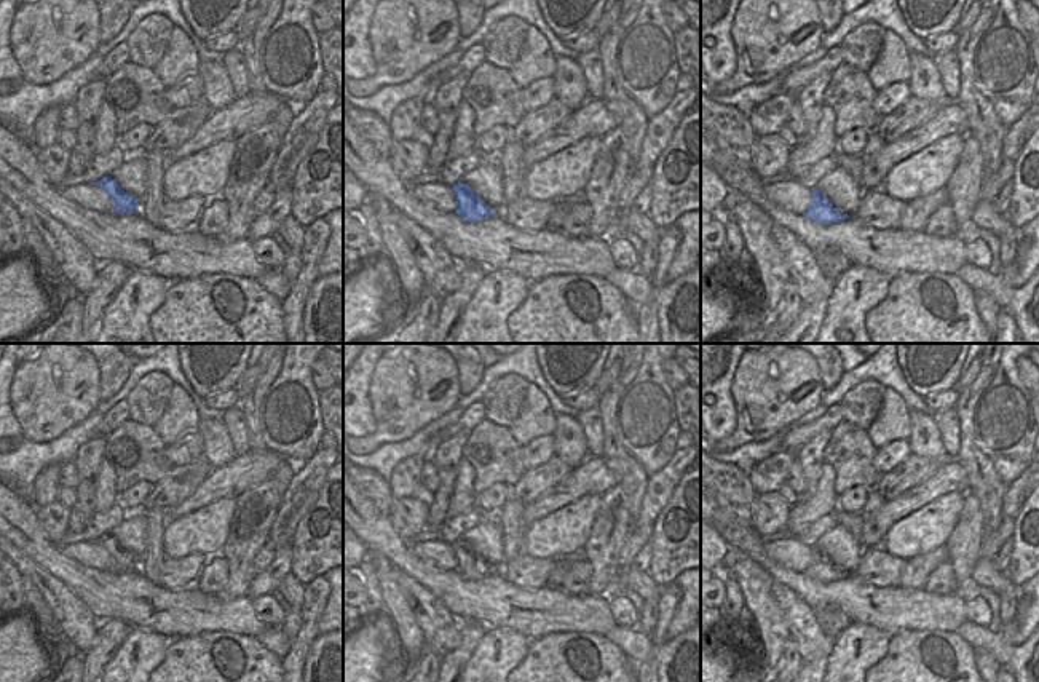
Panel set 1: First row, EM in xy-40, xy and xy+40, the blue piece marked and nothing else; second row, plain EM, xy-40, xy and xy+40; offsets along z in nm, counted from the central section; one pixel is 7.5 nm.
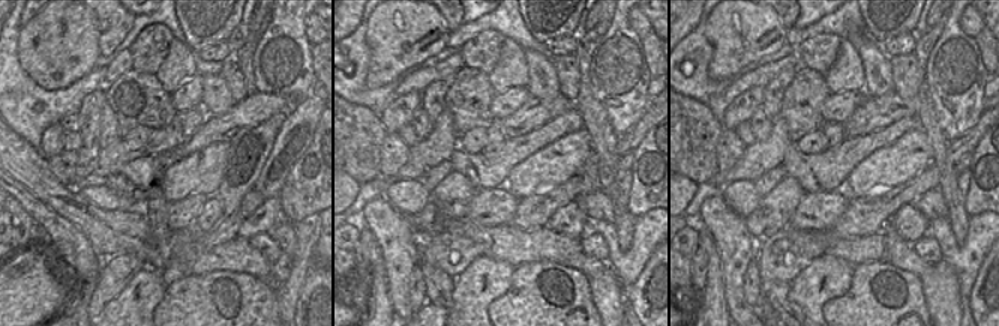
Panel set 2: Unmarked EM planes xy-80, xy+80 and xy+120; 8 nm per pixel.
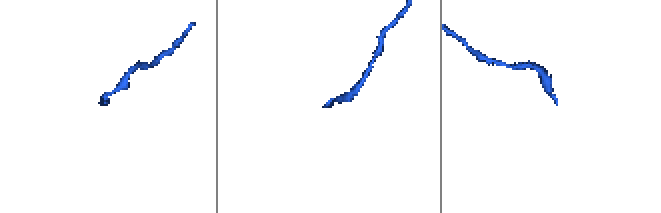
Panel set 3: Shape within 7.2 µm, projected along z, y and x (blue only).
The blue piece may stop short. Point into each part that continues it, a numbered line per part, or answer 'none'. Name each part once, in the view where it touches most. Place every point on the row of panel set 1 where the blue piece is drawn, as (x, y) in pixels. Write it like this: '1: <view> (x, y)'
1: xy (485, 181)

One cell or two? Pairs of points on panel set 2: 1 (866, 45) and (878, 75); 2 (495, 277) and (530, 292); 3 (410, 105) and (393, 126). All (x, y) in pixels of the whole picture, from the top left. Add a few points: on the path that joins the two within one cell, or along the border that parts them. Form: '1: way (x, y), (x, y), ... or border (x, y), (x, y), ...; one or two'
1: way (870, 53), (878, 68); one
2: border (515, 268), (512, 286), (488, 310); two
3: way (405, 110), (393, 122); one

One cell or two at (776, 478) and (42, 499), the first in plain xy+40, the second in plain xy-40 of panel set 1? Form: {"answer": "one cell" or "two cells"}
{"answer": "one cell"}

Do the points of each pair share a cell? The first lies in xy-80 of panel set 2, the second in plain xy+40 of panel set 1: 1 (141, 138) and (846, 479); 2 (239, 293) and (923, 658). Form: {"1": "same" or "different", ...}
{"1": "different", "2": "same"}

